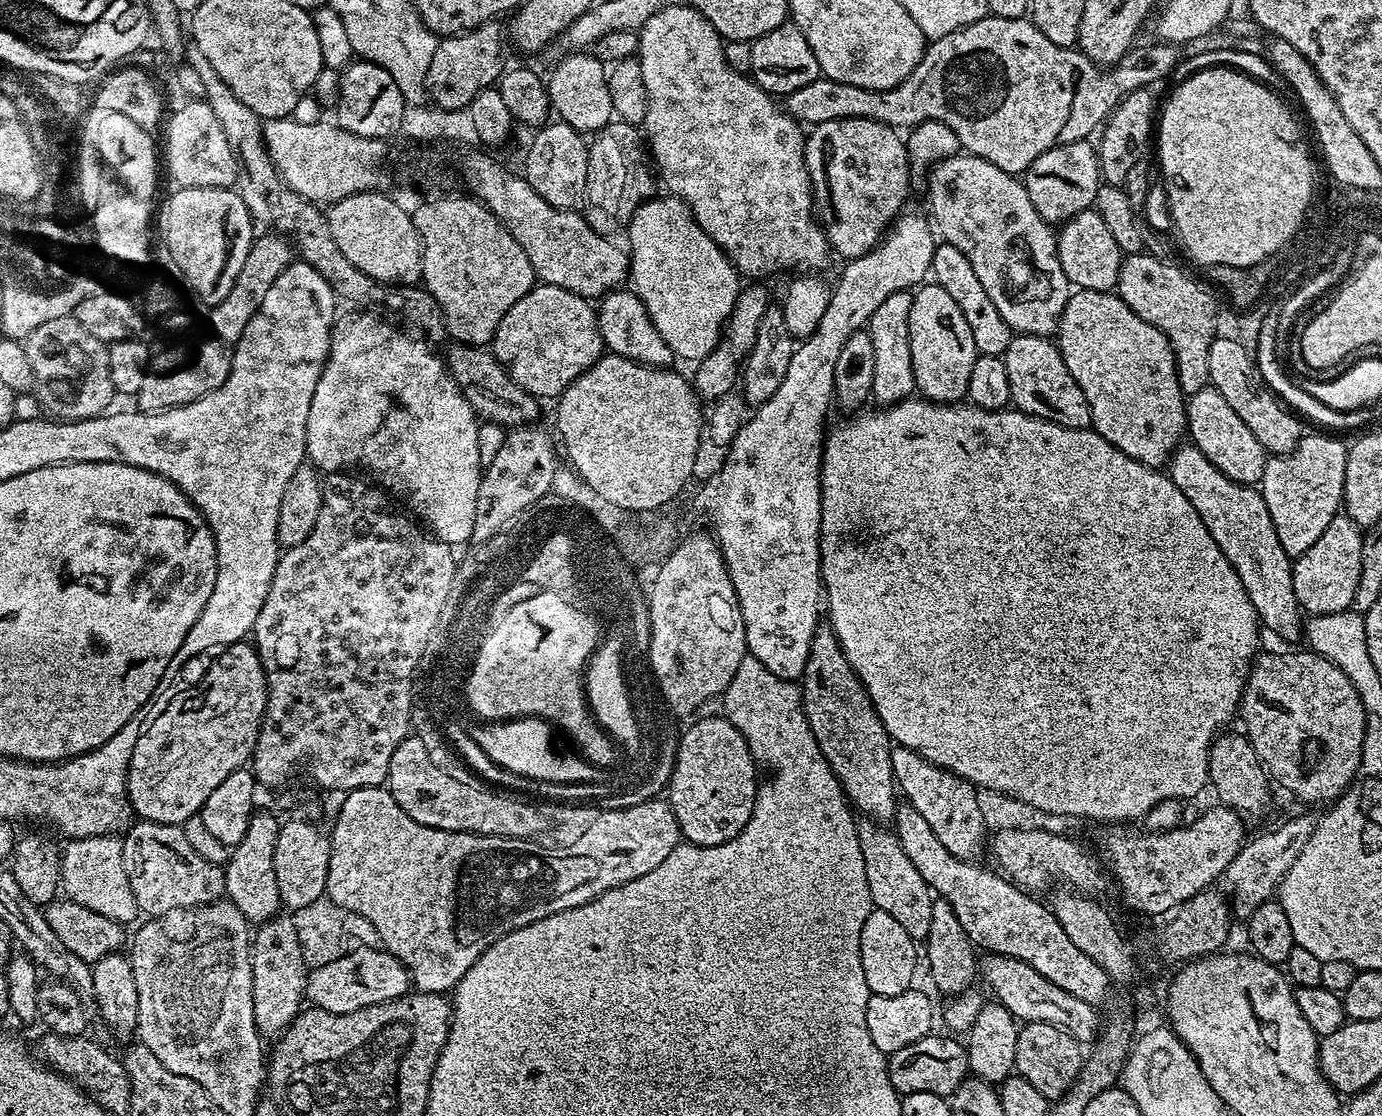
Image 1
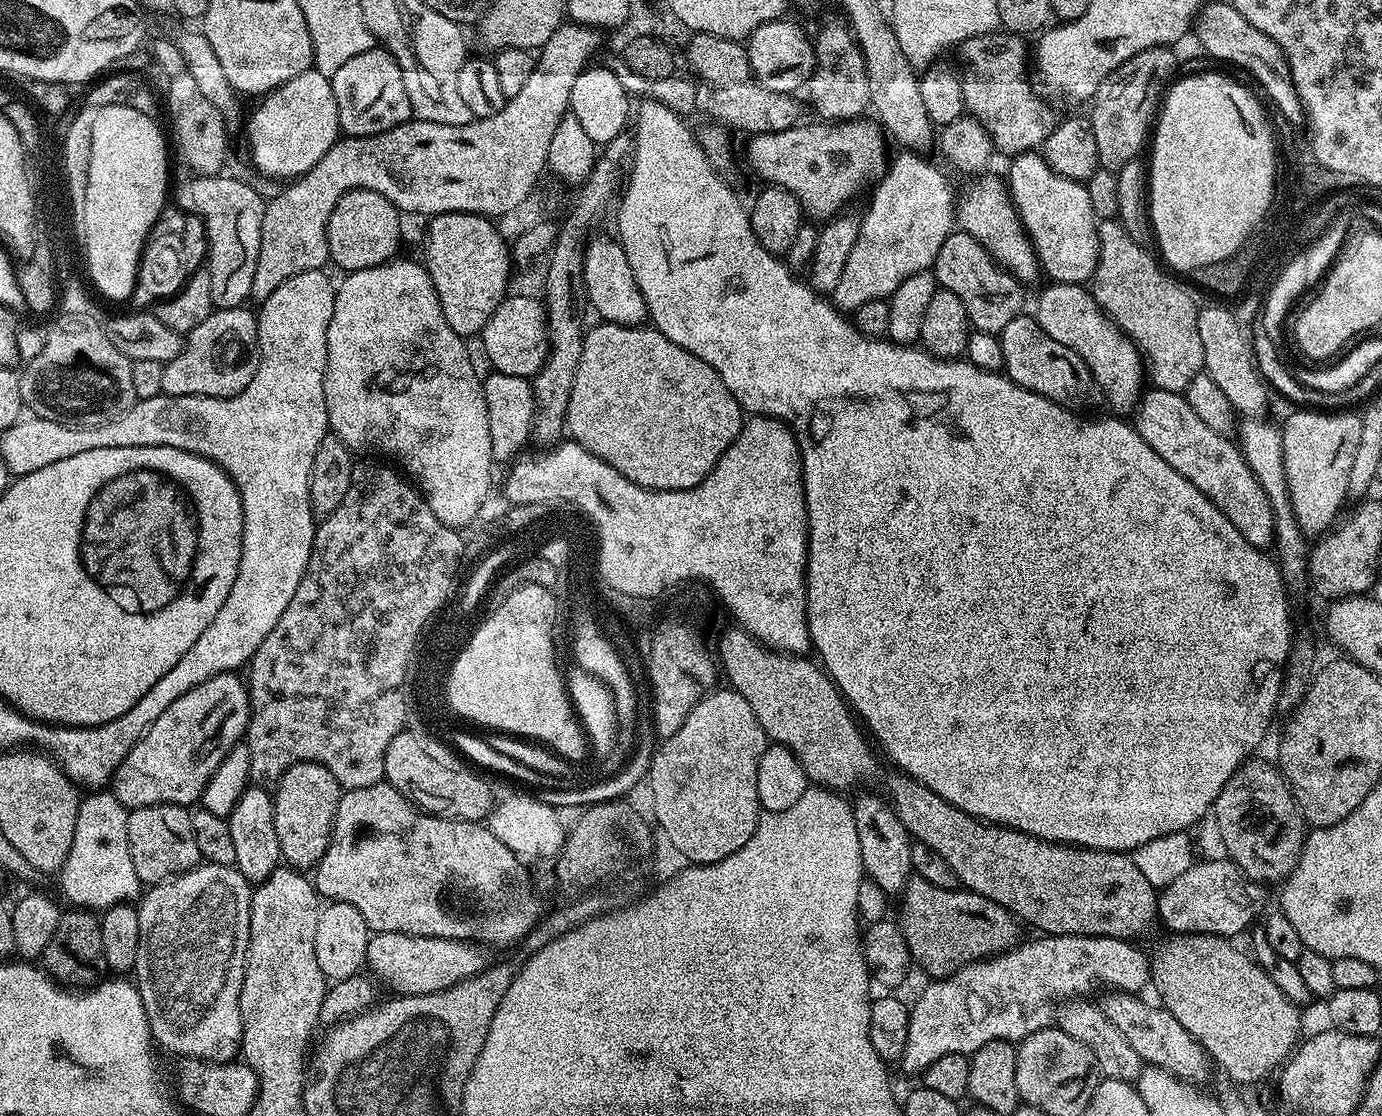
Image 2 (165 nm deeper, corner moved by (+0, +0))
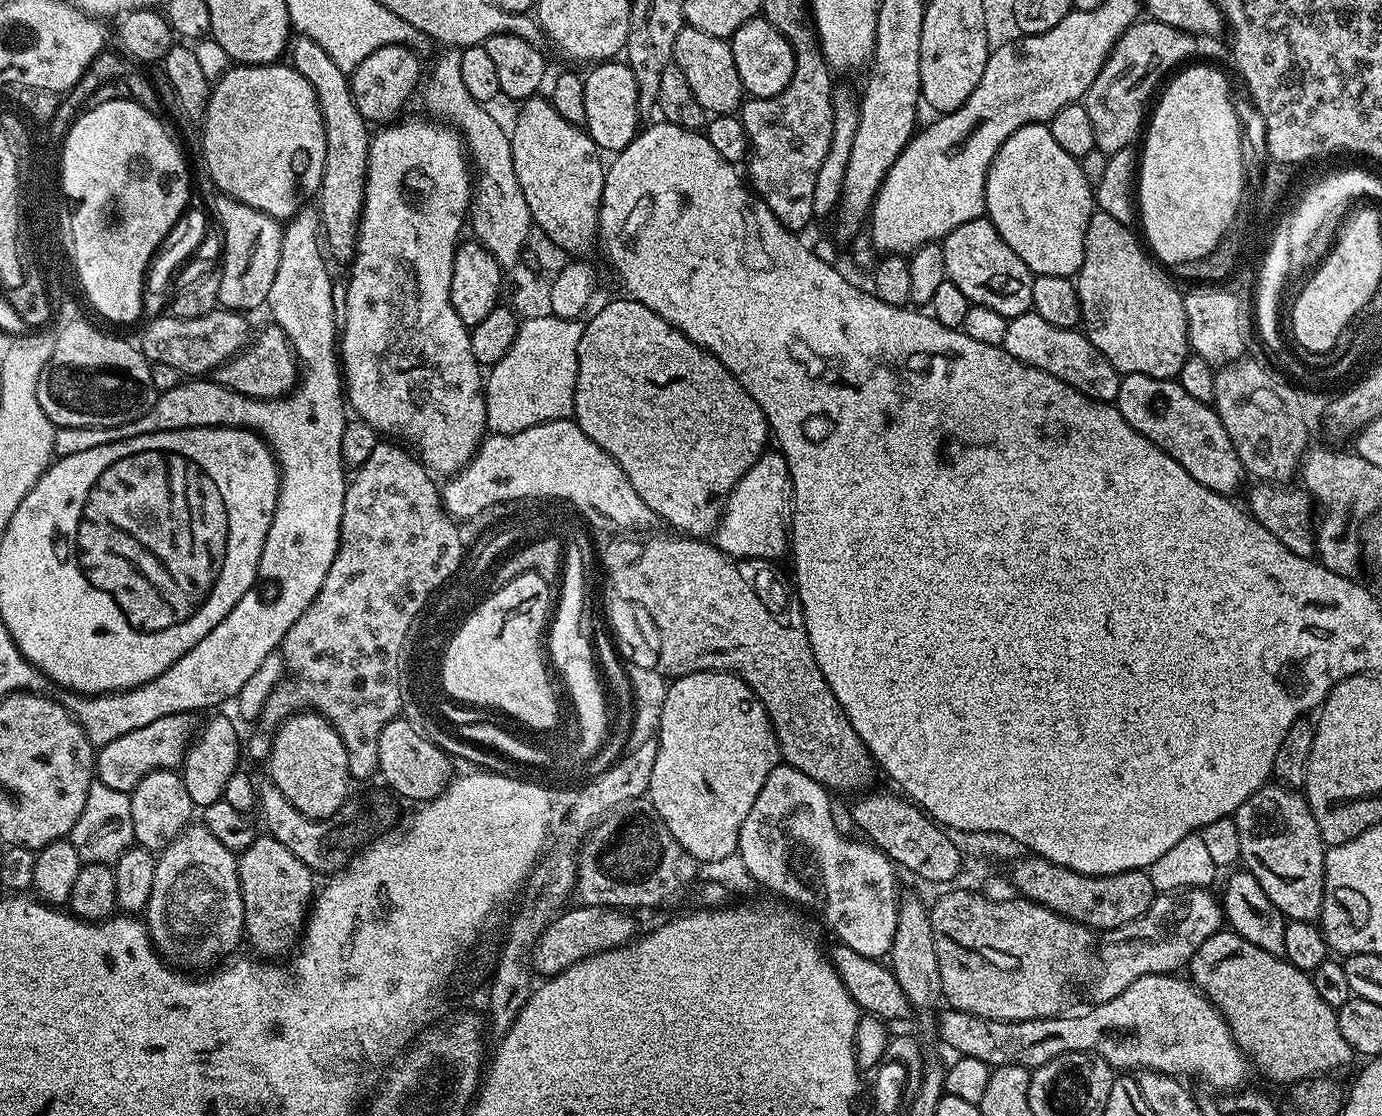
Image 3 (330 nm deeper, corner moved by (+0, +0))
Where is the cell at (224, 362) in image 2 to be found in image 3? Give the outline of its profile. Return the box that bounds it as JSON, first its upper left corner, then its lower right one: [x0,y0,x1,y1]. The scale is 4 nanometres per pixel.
[214,322,298,400]

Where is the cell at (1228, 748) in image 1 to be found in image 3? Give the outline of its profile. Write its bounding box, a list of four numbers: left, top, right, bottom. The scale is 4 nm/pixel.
[1234,782,1326,921]

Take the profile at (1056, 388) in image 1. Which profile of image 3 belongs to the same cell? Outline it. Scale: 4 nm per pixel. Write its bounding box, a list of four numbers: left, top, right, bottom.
[1002,310,1121,402]

